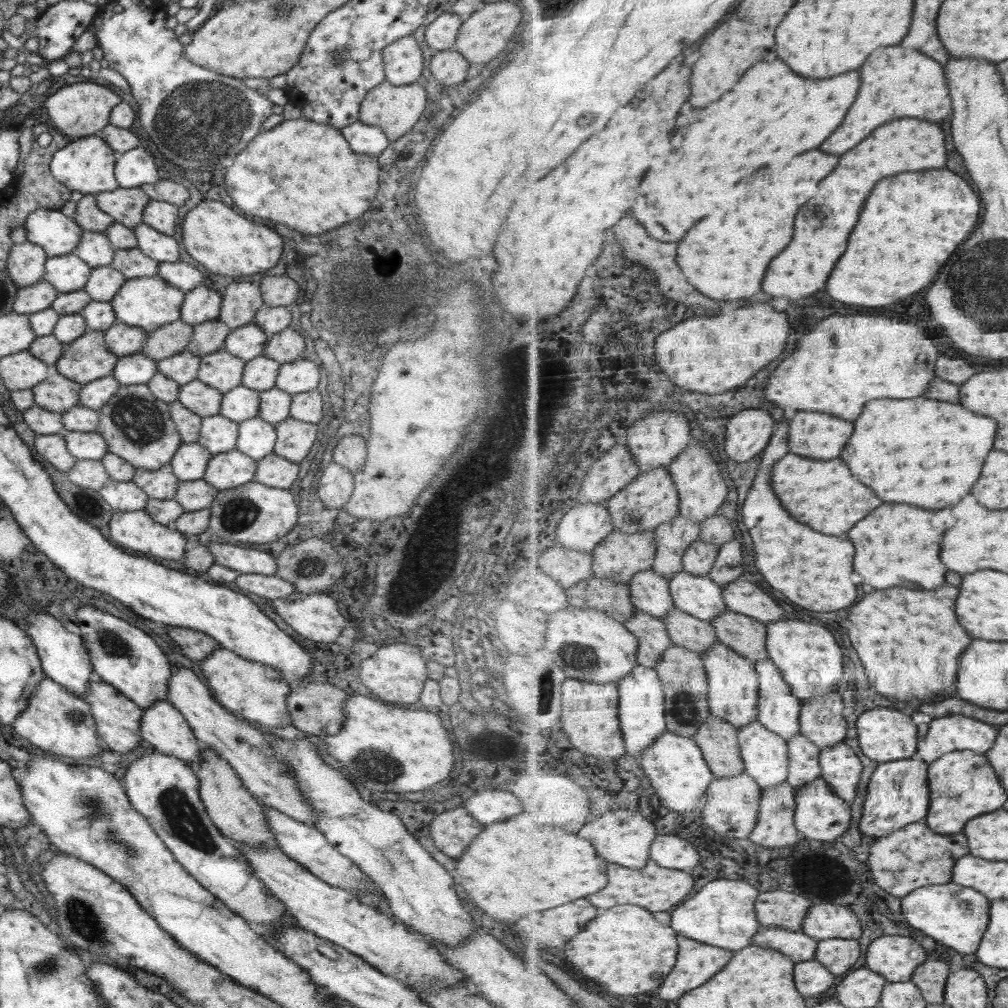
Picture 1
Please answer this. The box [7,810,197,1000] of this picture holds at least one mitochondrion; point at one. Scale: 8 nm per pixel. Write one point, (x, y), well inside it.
(82, 919)

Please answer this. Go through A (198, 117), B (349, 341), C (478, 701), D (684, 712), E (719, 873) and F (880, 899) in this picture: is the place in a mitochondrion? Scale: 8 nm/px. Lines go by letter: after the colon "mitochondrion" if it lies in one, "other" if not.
A: mitochondrion
B: mitochondrion
C: other
D: mitochondrion
E: other
F: other

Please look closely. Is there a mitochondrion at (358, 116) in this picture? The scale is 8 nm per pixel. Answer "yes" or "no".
no

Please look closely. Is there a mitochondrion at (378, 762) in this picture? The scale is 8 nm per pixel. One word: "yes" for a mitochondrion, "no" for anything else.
yes

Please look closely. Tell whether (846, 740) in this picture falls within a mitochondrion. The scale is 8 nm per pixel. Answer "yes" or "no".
no

